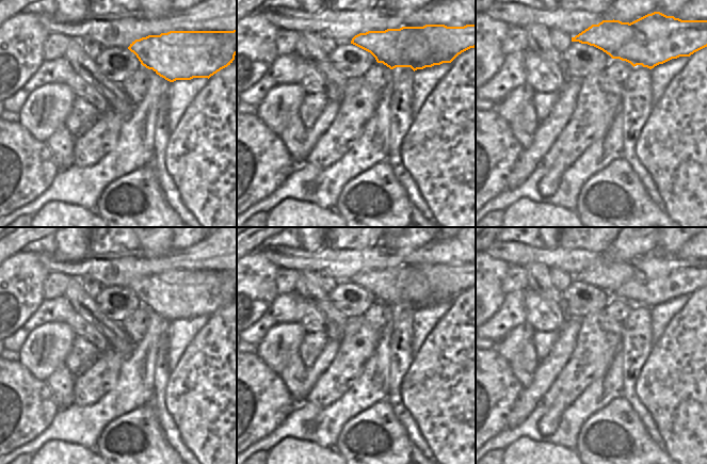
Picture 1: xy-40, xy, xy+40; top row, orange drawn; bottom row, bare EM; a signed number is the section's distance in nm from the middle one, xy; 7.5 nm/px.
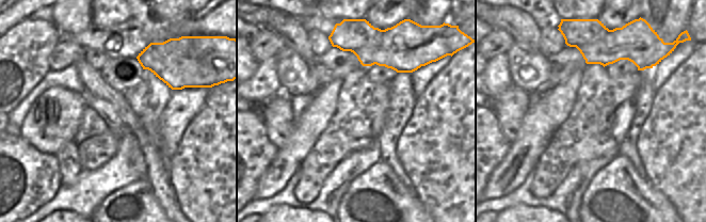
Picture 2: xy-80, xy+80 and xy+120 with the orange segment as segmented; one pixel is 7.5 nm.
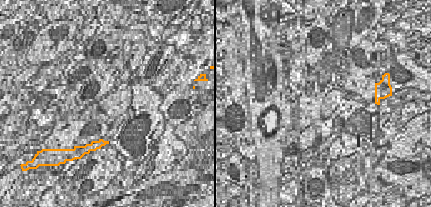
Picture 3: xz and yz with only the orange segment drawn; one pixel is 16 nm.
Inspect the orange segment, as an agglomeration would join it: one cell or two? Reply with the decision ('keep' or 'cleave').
cleave

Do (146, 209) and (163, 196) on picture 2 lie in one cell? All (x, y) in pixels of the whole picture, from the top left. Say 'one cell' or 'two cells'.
two cells

